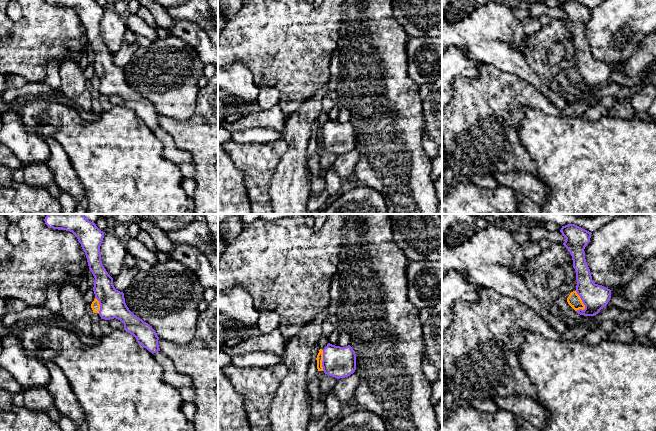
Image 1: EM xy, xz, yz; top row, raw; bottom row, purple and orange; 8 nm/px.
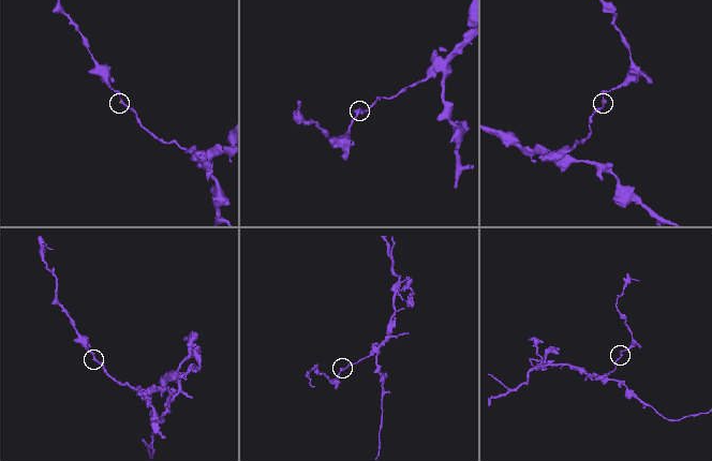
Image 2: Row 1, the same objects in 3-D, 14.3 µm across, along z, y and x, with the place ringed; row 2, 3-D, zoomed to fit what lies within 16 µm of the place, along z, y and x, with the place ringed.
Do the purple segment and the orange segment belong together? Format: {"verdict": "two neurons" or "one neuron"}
{"verdict": "two neurons"}

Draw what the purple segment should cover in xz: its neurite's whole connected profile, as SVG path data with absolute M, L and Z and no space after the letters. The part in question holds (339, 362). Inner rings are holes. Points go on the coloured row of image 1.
M330 343L323 349L322 367L325 374L337 379L345 378L356 370L356 354L353 348Z

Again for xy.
M48 214L44 221L49 228L70 231L77 237L95 278L93 291L100 304L98 314L101 319L120 320L124 324L124 330L149 352L153 354L160 351L159 337L155 330L129 310L124 293L115 289L113 278L102 264L100 246L105 232L83 214Z

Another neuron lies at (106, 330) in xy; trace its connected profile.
M101 319L99 325L103 336L108 336L112 333L113 329L110 327L108 320Z

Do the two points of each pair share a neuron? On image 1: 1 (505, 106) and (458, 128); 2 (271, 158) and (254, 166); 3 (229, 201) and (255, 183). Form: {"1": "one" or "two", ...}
{"1": "one", "2": "one", "3": "two"}

